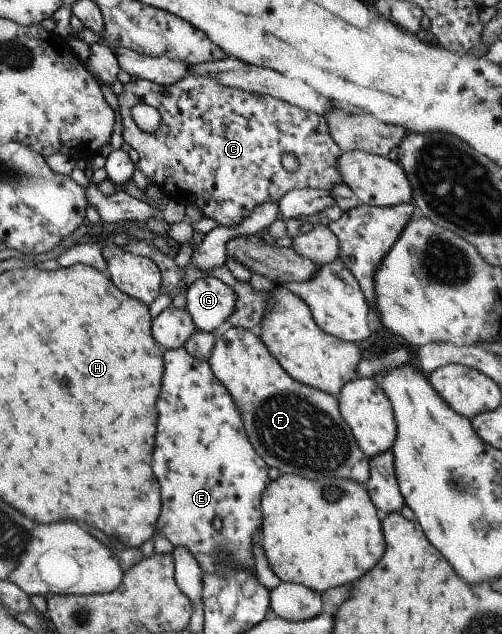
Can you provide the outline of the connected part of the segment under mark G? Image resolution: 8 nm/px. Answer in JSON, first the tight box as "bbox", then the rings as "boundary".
{"bbox":[185,274,237,333],"boundary":[[[210,274],[195,279],[185,292],[185,310],[198,331],[212,333],[237,303],[233,289]]]}

